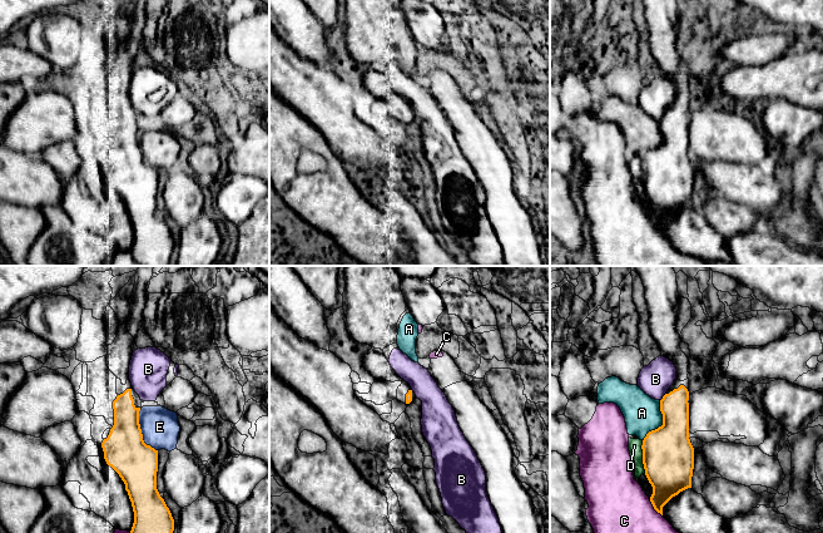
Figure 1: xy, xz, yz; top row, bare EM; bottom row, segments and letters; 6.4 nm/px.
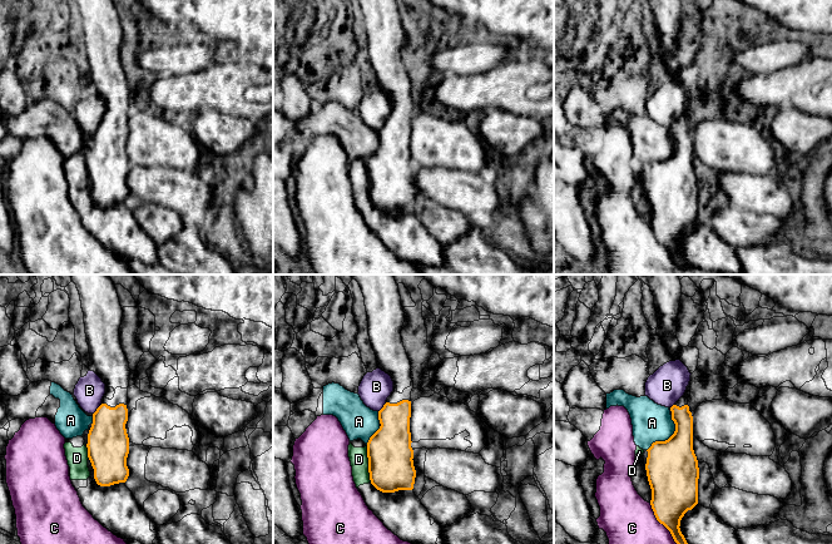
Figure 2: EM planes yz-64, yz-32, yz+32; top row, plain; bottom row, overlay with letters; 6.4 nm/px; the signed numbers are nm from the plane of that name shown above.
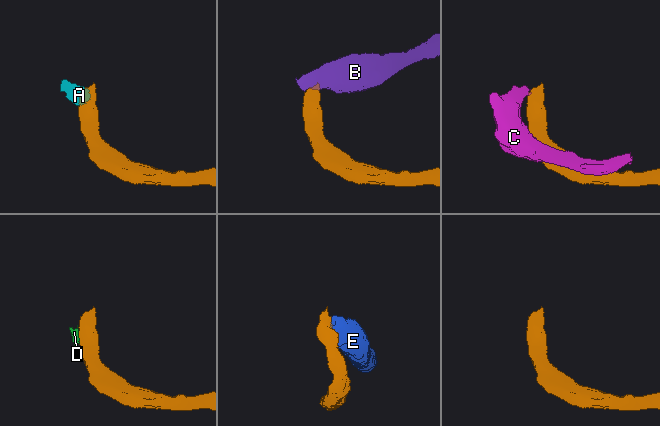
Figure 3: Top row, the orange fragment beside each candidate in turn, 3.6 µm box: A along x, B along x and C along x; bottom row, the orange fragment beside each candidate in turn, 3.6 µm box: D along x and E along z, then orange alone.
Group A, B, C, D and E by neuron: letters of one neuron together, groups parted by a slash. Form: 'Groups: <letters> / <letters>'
Groups: A E / B D / C

